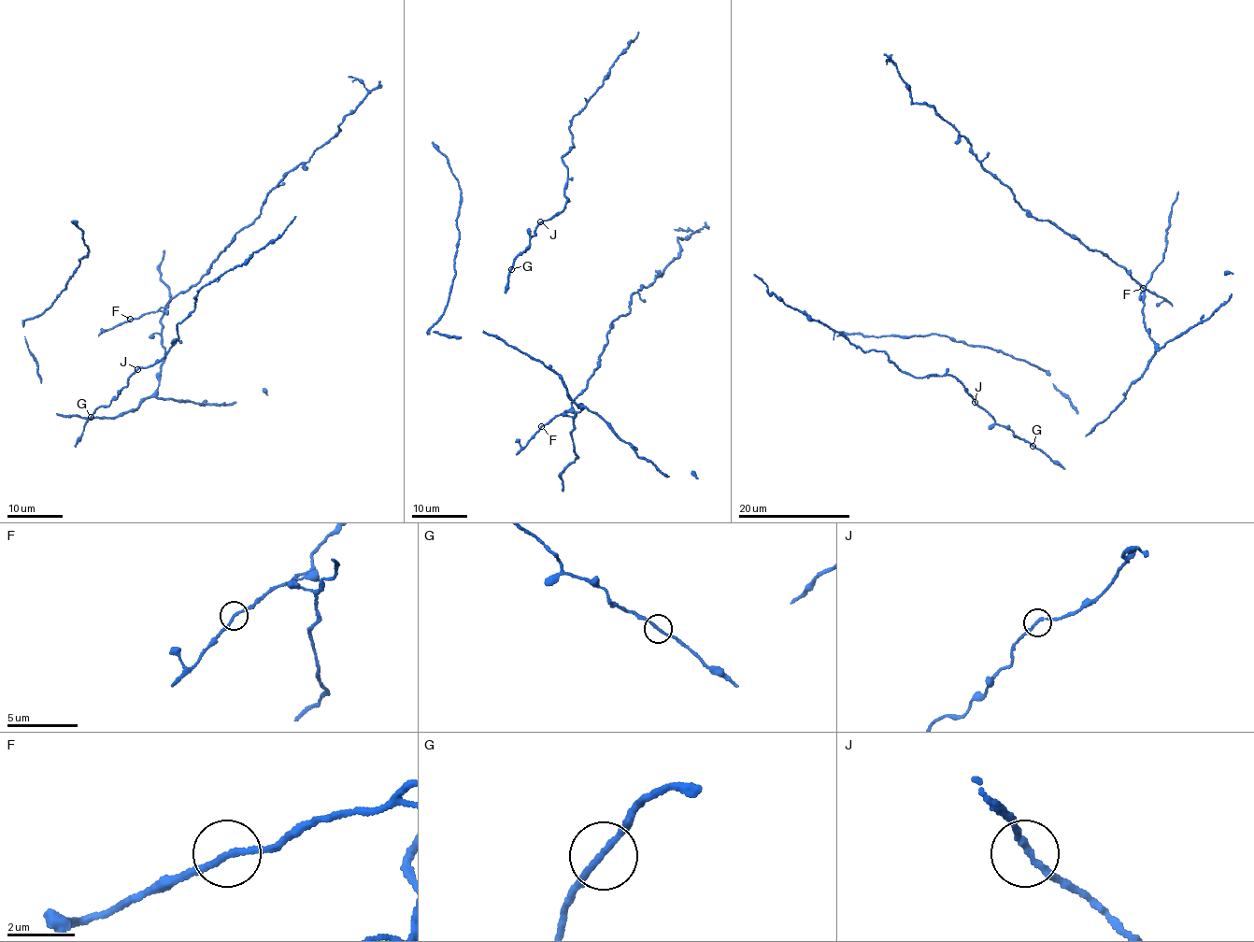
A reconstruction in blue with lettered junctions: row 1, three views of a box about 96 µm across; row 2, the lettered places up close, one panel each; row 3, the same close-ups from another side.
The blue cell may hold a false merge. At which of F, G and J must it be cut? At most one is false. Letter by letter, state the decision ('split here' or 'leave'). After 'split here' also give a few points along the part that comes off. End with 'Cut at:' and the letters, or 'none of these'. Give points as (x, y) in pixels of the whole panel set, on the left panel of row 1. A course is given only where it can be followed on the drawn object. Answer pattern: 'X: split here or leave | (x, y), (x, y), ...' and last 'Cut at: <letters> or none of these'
F: leave
G: leave
J: leave
Cut at: none of these

